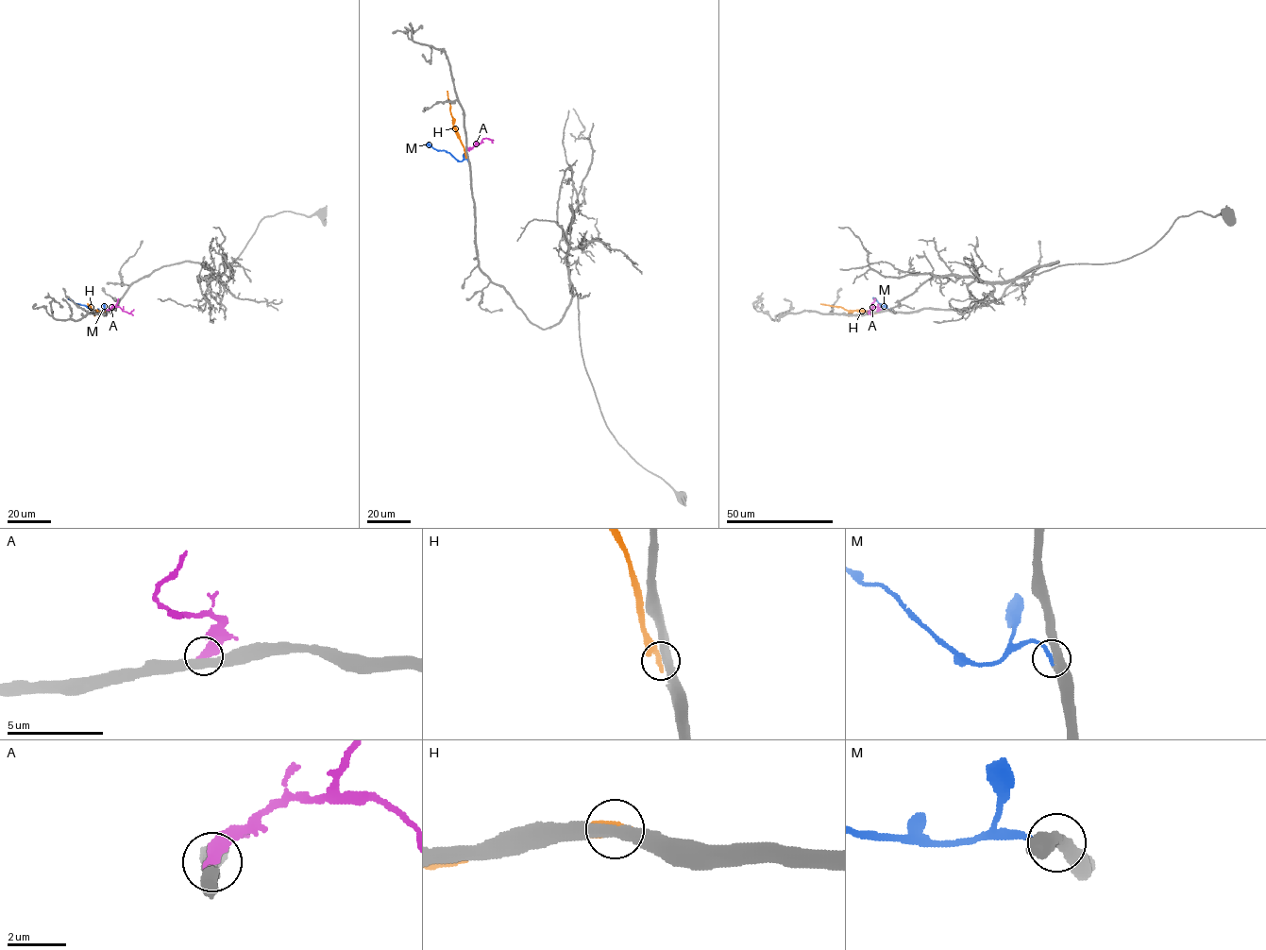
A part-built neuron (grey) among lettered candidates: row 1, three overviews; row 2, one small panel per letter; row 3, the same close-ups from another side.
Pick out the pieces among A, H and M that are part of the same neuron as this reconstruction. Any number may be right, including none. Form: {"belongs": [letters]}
{"belongs": ["M"]}

